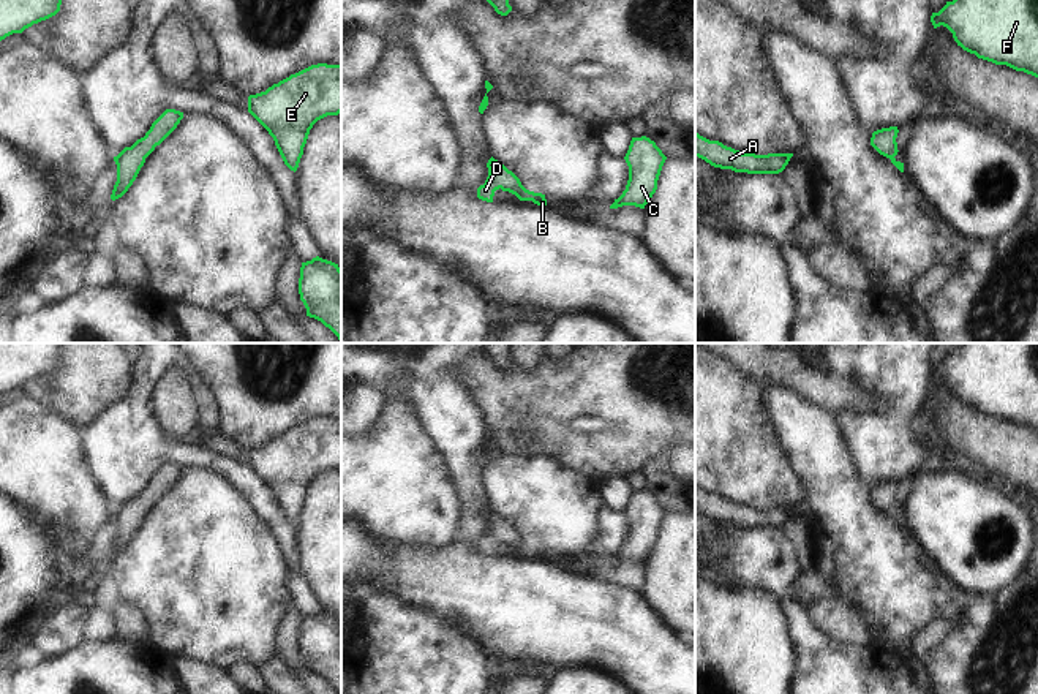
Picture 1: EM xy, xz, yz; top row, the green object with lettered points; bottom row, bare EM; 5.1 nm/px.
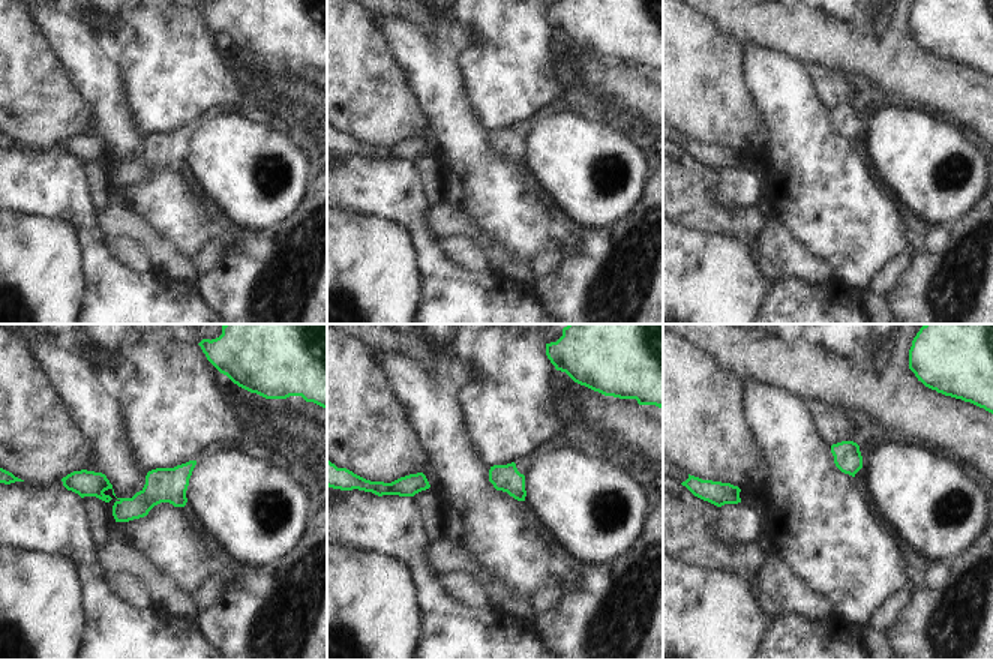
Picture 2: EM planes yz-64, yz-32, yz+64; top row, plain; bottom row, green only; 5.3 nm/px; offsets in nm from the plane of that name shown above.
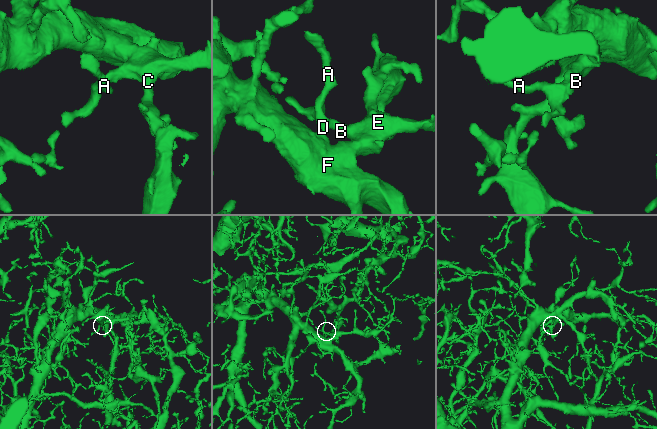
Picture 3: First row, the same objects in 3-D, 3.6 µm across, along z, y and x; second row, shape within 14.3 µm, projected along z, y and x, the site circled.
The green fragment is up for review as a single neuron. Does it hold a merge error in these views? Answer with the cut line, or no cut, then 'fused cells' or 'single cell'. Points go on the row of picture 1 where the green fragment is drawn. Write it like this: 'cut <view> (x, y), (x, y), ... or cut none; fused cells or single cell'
cut none; single cell

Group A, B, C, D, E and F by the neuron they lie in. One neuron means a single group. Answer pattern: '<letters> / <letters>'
A B C D E F

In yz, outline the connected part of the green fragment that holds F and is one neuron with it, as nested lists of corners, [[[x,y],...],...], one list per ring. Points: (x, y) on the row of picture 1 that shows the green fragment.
[[[953,0],[932,13],[931,22],[946,27],[957,46],[978,58],[1038,77],[1038,0]]]

